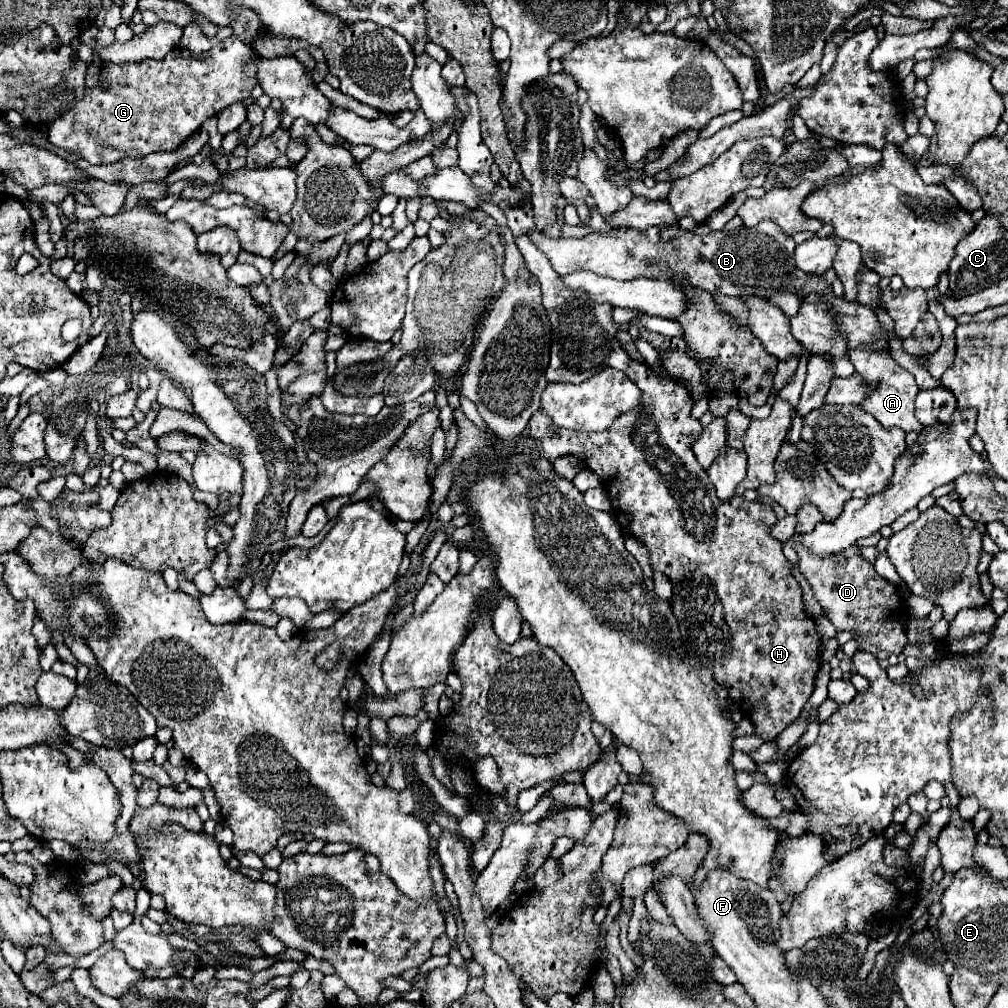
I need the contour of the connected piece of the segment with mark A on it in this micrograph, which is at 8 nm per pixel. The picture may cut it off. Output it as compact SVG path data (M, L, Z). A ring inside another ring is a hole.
M860 347L854 351L848 351L852 365L856 367L856 373L862 375L866 379L866 383L870 387L874 387L874 391L868 395L868 399L864 401L864 411L872 413L886 429L892 427L900 427L906 433L914 431L914 433L922 433L924 427L922 423L918 423L916 415L914 415L914 399L920 391L920 387L914 381L914 375L908 373L906 369L902 369L890 355L890 351L872 351L868 347Z

